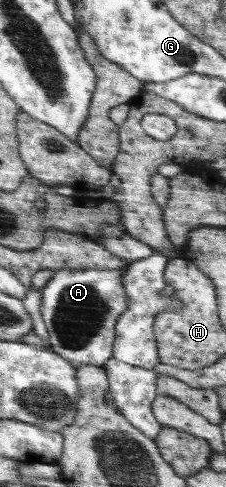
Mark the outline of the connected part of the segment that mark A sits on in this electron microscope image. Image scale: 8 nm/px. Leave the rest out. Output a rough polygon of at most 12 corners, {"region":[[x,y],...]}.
{"region":[[126,267],[56,270],[40,289],[51,349],[113,357]]}

